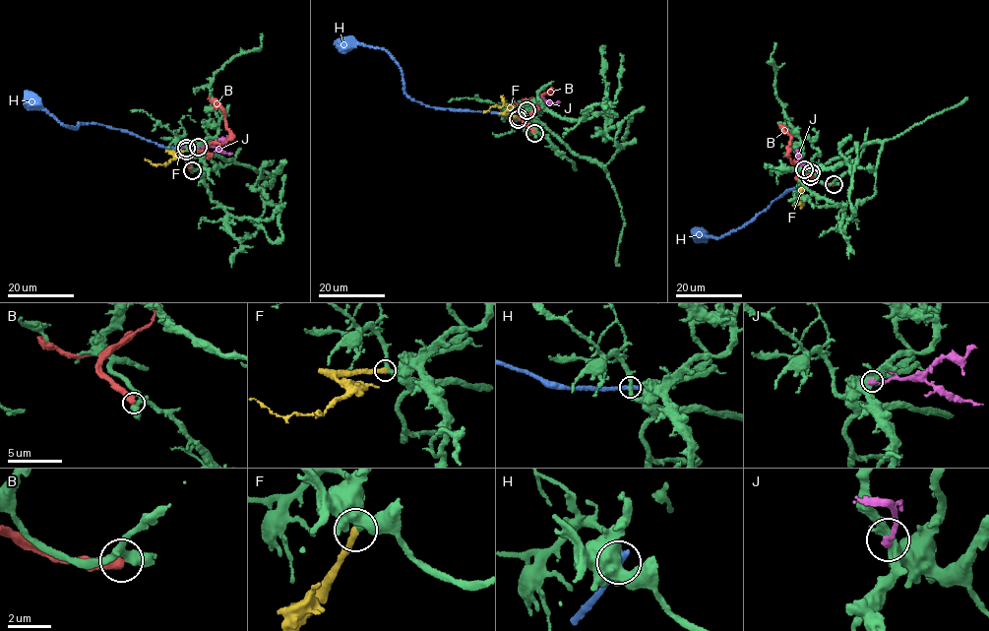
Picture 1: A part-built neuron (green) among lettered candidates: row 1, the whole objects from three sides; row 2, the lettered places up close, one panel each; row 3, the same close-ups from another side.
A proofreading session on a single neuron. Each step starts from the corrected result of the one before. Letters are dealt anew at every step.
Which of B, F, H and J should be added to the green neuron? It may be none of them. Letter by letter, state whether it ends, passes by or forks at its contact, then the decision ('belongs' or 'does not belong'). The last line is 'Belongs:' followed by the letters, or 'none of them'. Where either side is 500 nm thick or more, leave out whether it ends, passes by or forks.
B: does not belong
F: it ends | belongs
H: it ends | does not belong
J: it ends | does not belong
Belongs: F

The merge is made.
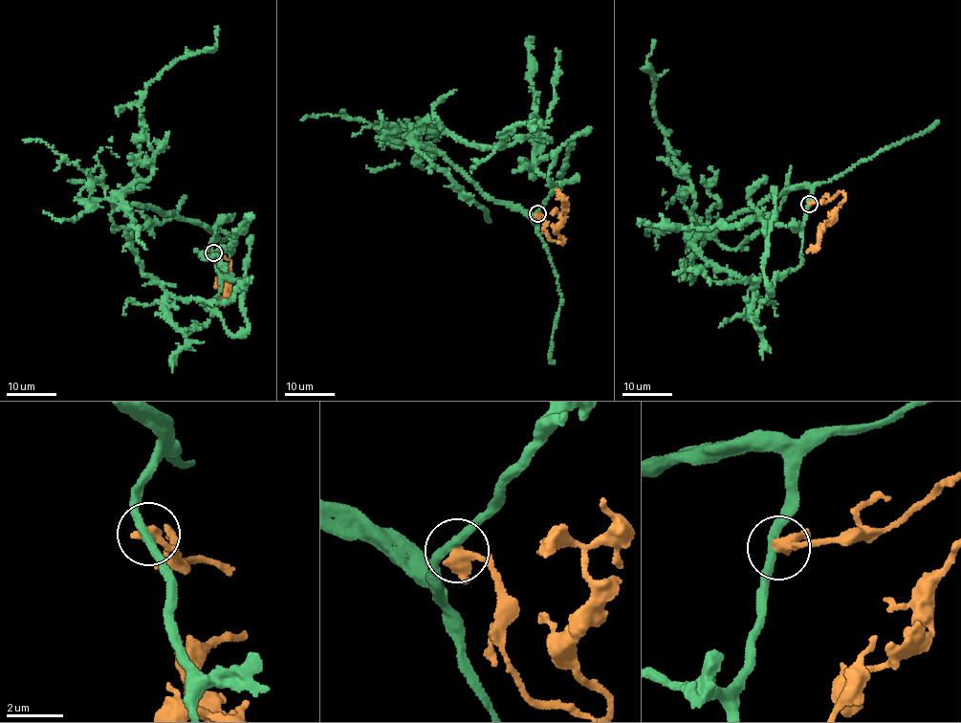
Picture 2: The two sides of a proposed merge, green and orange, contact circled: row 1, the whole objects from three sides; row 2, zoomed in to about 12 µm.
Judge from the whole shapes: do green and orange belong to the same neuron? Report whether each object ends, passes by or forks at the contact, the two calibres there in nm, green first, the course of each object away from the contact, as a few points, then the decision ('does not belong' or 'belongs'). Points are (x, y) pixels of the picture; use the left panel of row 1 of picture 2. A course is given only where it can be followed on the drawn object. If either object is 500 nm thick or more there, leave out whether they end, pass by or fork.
280/500 nm | green via (213, 252), (207, 227), (116, 201), (127, 212), (142, 270), (174, 295), (227, 303), (247, 280) | orange via (213, 252), (218, 255), (216, 258), (229, 260), (229, 269), (220, 279), (226, 286), (224, 298), (215, 300) | does not belong

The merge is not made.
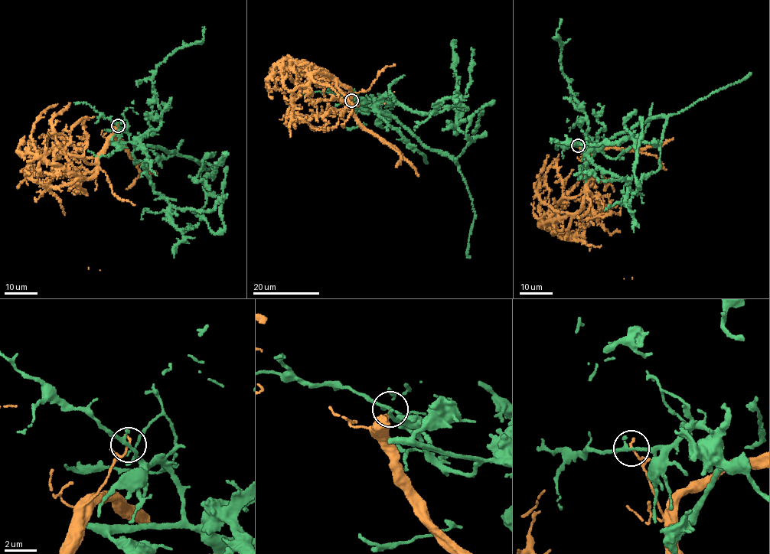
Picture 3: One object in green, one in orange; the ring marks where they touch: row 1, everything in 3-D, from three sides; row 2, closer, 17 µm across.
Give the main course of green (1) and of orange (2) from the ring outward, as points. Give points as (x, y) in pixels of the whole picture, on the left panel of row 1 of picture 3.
1: (118, 125), (135, 144), (200, 162), (206, 203), (196, 214), (215, 233), (224, 226), (220, 206), (227, 167)
2: (118, 125), (97, 161), (97, 171), (91, 177), (79, 177), (49, 190), (55, 193), (100, 271)

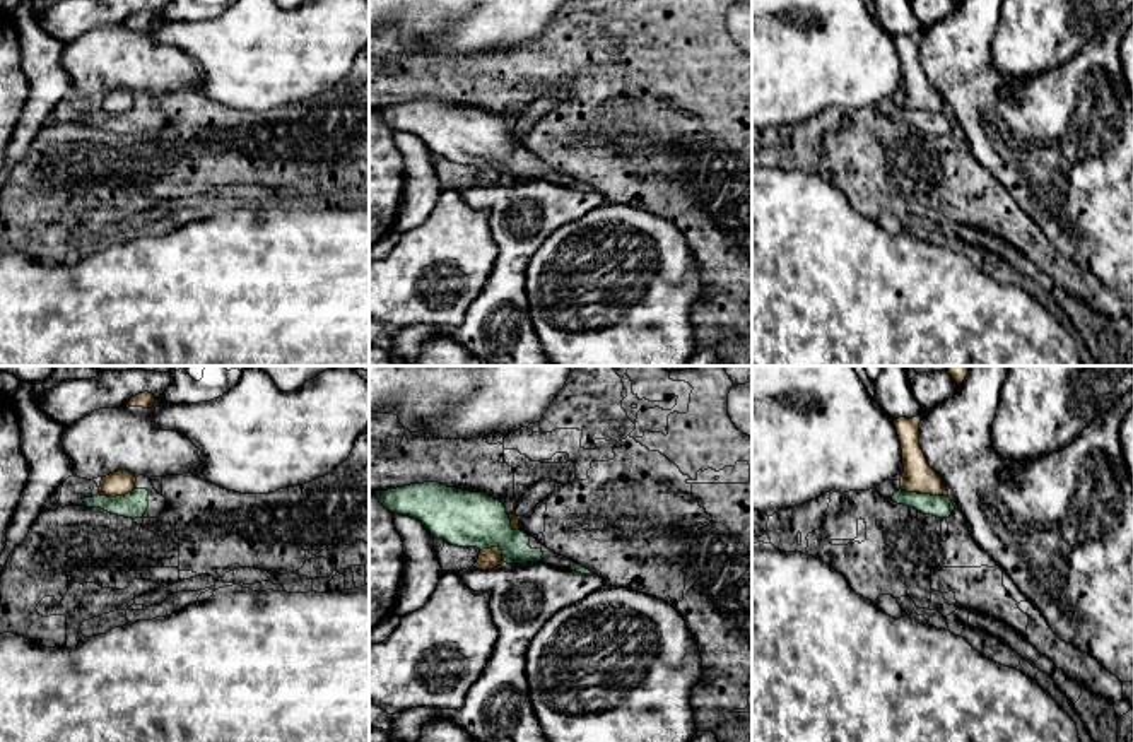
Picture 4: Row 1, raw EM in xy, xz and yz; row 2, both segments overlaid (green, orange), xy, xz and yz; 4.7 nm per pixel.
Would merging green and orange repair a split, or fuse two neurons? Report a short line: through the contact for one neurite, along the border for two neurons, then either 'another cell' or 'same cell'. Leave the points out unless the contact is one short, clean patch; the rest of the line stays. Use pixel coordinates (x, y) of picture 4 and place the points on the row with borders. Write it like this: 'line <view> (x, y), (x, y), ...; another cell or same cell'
line yz (901, 488), (911, 493), (944, 494), (947, 498); another cell

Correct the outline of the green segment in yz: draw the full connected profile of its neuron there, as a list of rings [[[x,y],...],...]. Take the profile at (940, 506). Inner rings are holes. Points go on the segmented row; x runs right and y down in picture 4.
[[[899,489],[890,499],[897,504],[914,508],[923,515],[933,515],[936,518],[948,518],[955,509],[954,503],[947,496],[931,496]]]

